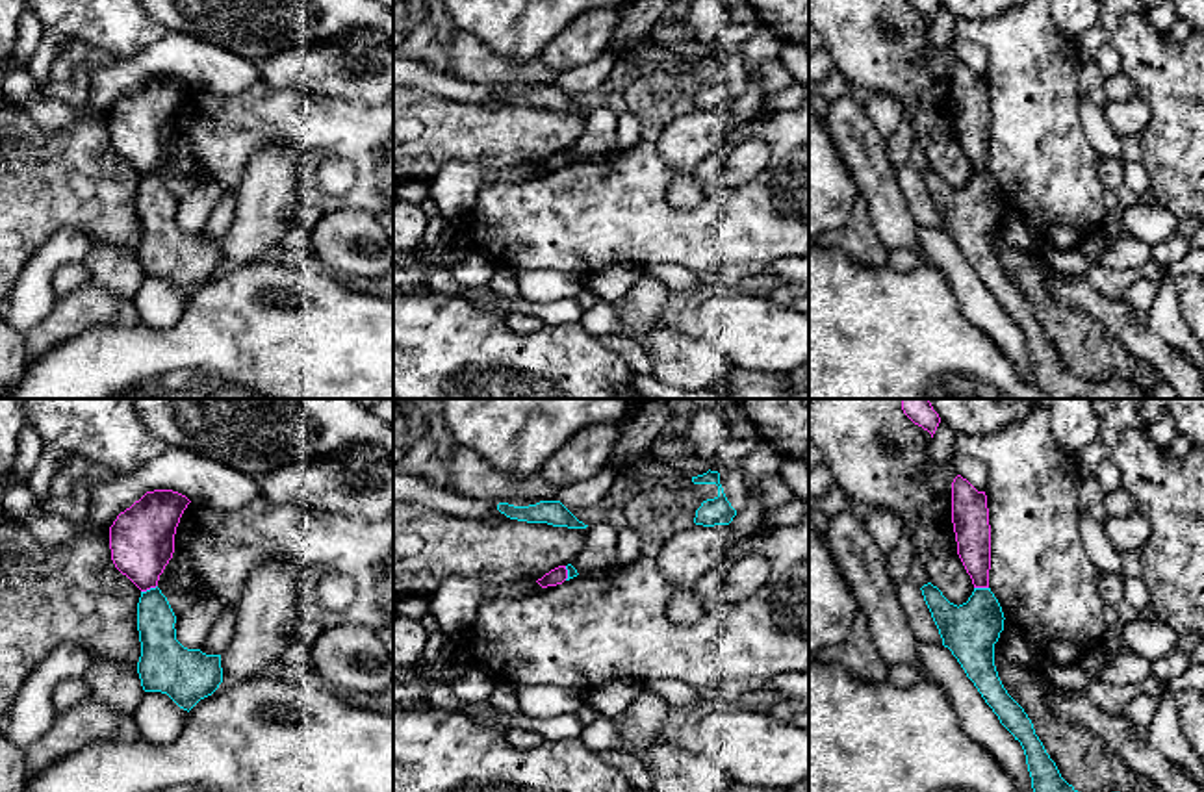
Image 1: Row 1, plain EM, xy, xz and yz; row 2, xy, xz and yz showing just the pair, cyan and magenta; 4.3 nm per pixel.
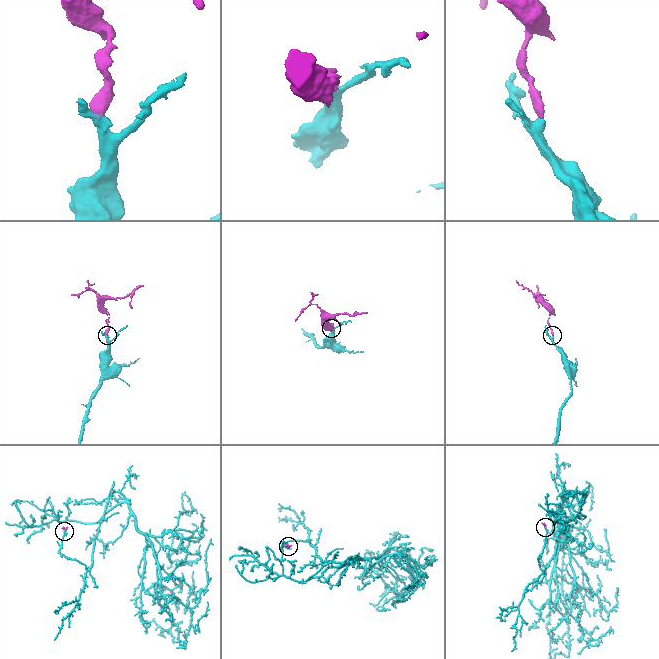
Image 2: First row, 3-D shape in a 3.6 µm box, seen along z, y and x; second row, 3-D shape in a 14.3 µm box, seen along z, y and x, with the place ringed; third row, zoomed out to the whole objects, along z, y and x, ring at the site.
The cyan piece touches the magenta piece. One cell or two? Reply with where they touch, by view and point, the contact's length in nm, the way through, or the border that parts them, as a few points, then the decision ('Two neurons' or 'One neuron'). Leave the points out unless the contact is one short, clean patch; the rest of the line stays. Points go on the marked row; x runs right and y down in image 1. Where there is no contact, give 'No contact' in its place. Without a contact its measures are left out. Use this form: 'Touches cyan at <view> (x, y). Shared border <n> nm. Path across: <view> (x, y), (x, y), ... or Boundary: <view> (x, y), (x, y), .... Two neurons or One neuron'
Touches cyan at xy (151, 588). Shared border 80 nm. Boundary: xy (156, 585), (141, 592). Two neurons

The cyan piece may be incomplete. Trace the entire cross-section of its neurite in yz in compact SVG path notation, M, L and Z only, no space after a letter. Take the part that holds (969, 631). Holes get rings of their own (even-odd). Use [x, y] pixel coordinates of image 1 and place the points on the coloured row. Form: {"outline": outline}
{"outline": "M931 582L924 584L920 590L939 629L942 645L948 647L957 658L967 677L974 683L985 703L998 716L1000 723L1015 736L1015 740L1020 742L1026 755L1033 792L1078 792L1061 777L1056 762L1050 759L1043 742L1035 735L1031 720L1028 718L1024 709L1007 694L998 677L994 666L994 644L998 642L1000 632L1004 631L1005 618L991 588L974 588L968 601L959 607L950 603L942 595L942 592Z"}

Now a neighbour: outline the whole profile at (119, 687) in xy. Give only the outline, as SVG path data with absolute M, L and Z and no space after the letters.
M95 658L82 679L89 696L126 716L134 716L145 694L137 666L122 666L108 658Z

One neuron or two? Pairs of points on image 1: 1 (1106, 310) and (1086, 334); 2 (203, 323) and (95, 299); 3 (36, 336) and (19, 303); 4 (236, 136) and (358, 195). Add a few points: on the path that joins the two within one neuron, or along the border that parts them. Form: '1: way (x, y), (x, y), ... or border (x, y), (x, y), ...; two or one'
1: border (1058, 301), (1089, 312), (1128, 351); two
2: border (138, 321), (130, 325), (97, 325), (93, 329); two
3: border (58, 299), (25, 334); two
4: way (275, 128), (329, 128), (357, 156); one

